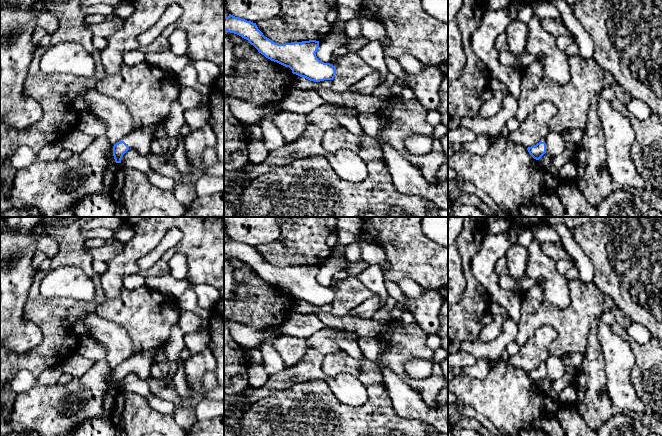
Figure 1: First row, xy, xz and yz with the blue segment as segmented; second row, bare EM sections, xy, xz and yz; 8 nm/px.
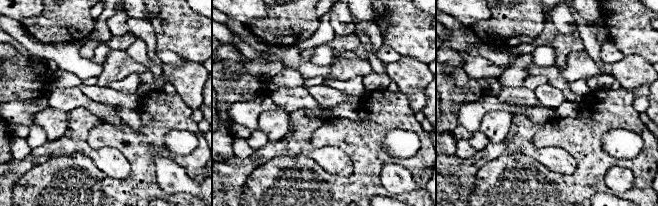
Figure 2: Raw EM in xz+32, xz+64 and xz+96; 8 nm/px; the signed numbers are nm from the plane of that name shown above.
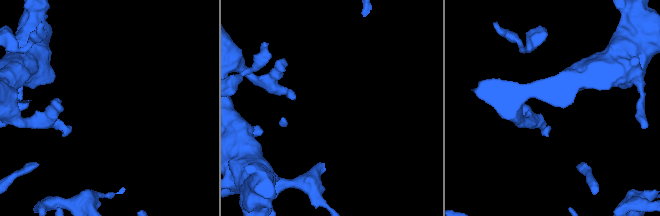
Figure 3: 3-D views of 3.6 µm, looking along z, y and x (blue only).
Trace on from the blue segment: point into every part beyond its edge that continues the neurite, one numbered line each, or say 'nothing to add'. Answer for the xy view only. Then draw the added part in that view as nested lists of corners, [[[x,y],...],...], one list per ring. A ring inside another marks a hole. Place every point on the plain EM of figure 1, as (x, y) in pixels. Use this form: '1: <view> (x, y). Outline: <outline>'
1: xy (140, 363). Outline: [[[163,346],[156,350],[134,353],[123,365],[129,373],[135,373],[141,380],[151,377],[151,366],[157,353],[163,352]]]

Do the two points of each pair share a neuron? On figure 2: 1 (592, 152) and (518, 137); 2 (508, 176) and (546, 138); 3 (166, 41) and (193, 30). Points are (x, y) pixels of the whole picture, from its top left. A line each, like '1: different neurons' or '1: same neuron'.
1: different neurons
2: same neuron
3: same neuron

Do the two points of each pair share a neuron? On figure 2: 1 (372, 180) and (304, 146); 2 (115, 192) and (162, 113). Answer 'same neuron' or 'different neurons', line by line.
1: different neurons
2: same neuron

